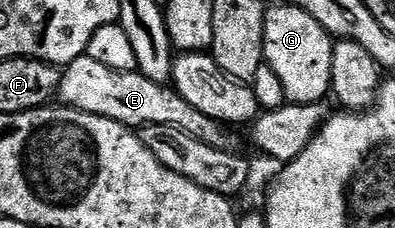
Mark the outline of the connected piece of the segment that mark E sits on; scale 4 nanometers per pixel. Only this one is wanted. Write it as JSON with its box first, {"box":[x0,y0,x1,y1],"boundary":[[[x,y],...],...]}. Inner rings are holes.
{"box":[57,56,239,151],"boundary":[[[83,56],[72,60],[62,70],[57,97],[61,105],[71,106],[73,110],[92,112],[131,128],[164,124],[180,128],[180,132],[188,132],[188,136],[196,136],[196,140],[204,140],[204,144],[212,144],[212,148],[232,151],[239,149],[238,138],[234,135],[237,133],[226,123],[204,116],[204,112],[192,108],[192,104],[188,104],[188,100],[184,100],[184,96],[180,96],[173,85],[153,82],[138,70],[116,72],[116,68],[107,68],[105,64]]]}

